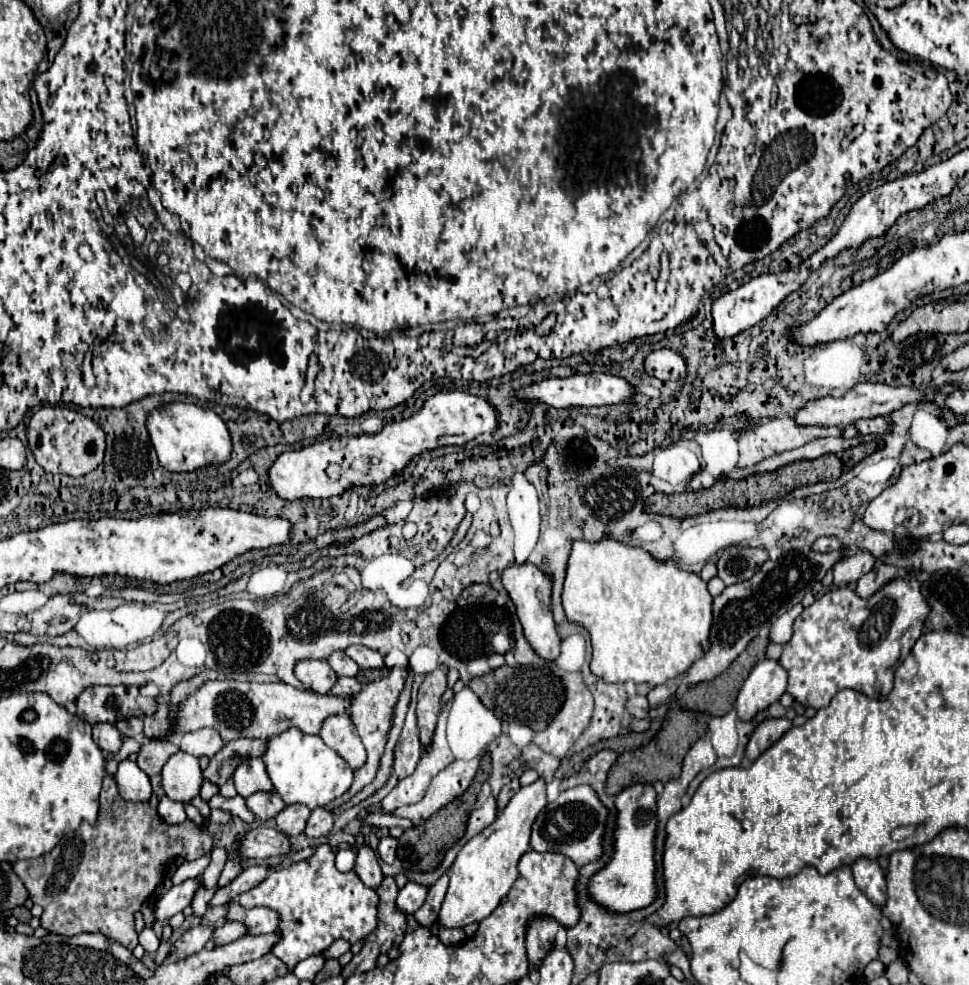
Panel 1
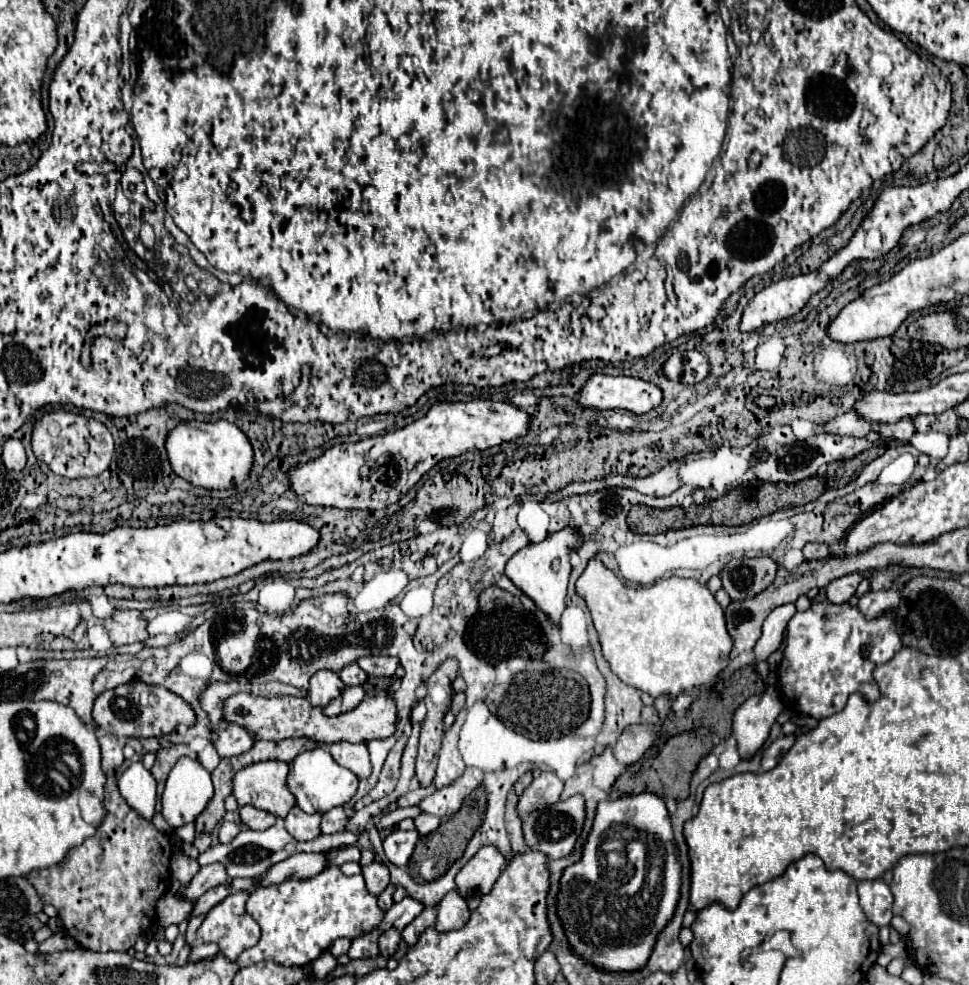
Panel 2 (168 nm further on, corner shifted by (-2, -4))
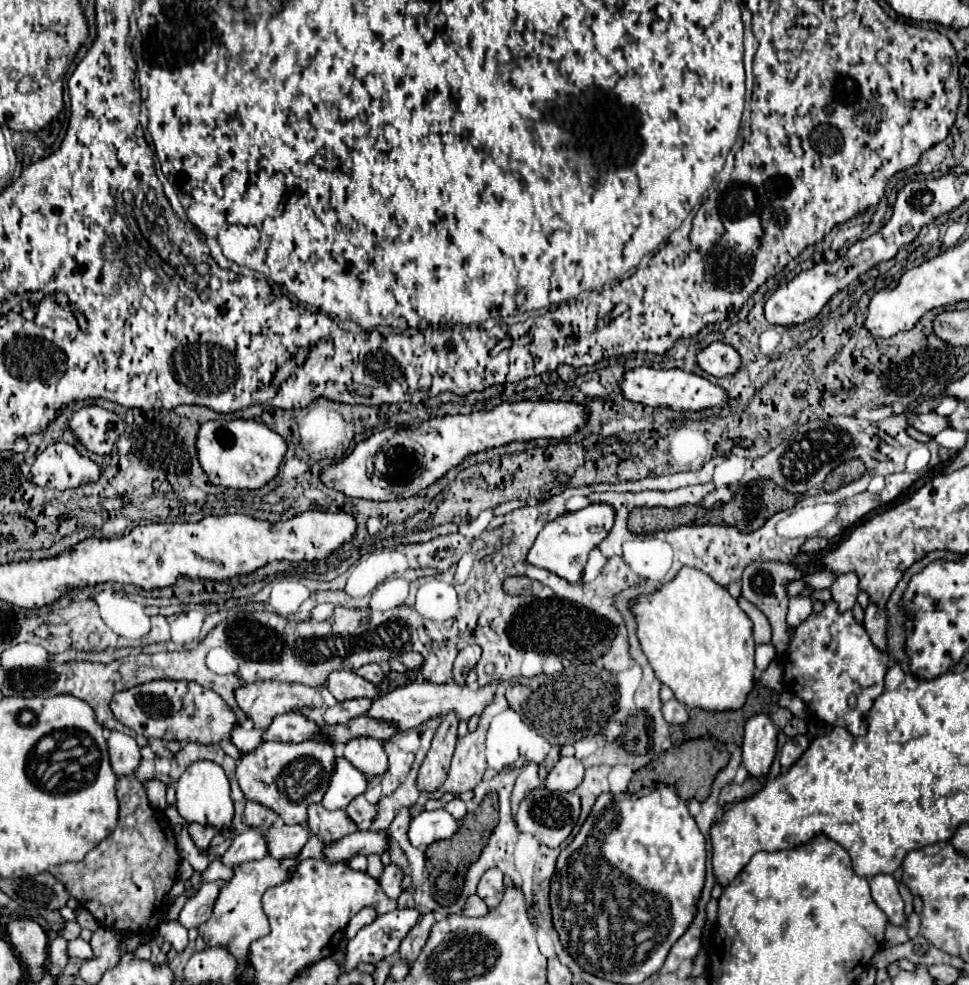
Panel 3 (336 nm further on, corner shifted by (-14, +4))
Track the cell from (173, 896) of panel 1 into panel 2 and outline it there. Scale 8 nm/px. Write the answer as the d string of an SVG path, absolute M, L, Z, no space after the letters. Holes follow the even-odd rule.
M210 863L210 865L204 865L194 875L194 879L190 881L190 885L184 887L182 893L186 895L188 901L194 901L196 897L200 897L202 893L206 893L208 889L222 885L226 879L228 879L228 875L226 875L224 863Z

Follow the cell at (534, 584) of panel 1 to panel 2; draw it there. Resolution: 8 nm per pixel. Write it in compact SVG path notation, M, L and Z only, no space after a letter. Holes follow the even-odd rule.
M564 527L552 535L548 535L540 543L530 543L522 547L516 555L506 563L506 575L530 597L534 603L548 613L554 623L560 623L560 615L566 607L566 587L570 579L570 553L582 545L582 535L574 527Z

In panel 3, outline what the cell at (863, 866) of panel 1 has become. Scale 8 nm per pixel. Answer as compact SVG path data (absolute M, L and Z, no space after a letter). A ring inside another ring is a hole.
M876 875L870 879L872 899L886 913L888 921L894 925L904 925L904 903L898 893L898 881L892 875Z

